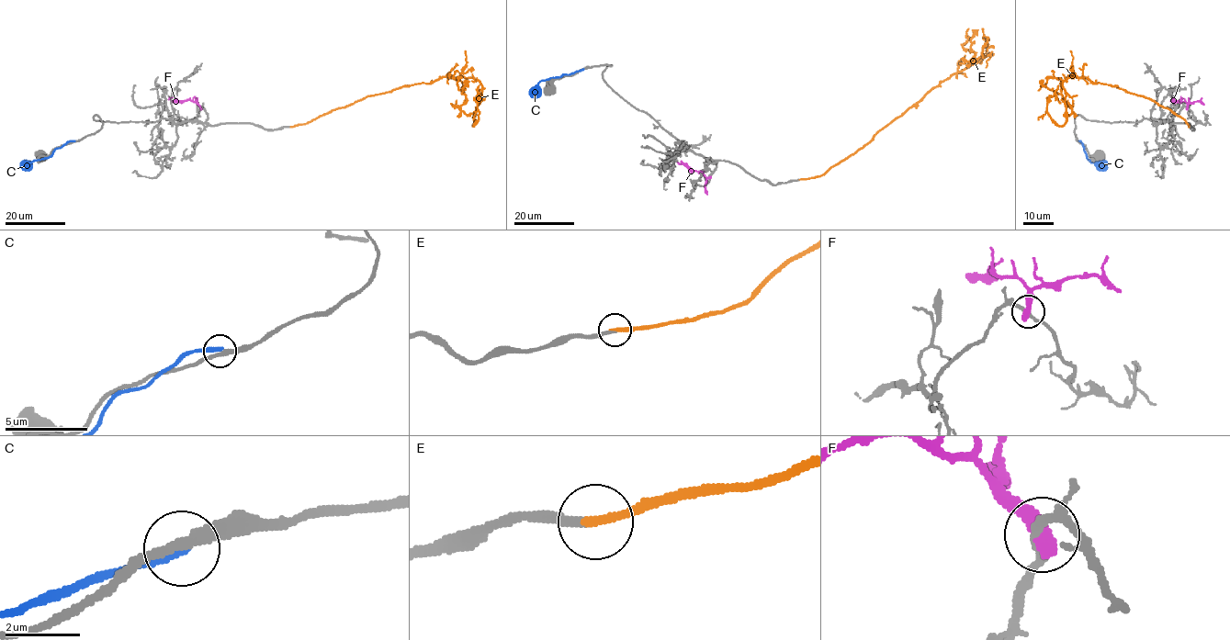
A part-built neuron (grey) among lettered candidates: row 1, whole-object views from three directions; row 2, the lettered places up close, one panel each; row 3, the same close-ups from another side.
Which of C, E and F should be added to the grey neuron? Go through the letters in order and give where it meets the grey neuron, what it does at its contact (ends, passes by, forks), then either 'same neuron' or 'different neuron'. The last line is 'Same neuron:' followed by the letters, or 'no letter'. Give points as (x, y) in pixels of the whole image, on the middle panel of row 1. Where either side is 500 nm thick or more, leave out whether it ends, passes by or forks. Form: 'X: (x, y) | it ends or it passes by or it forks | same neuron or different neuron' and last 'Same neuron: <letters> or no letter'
C: (583, 69) | it ends | different neuron
E: (800, 179) | it ends | same neuron
F: (709, 177) | different neuron
Same neuron: E

